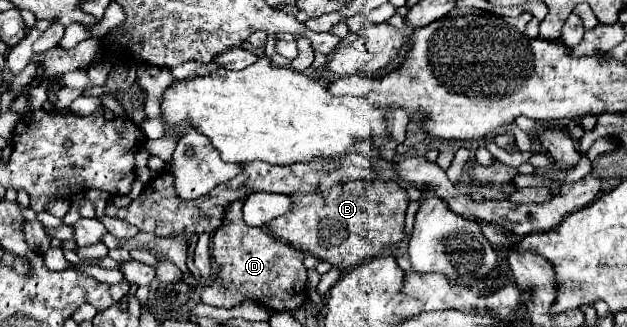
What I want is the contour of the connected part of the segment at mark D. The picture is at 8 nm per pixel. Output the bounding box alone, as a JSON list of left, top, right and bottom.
[201,201,307,311]

